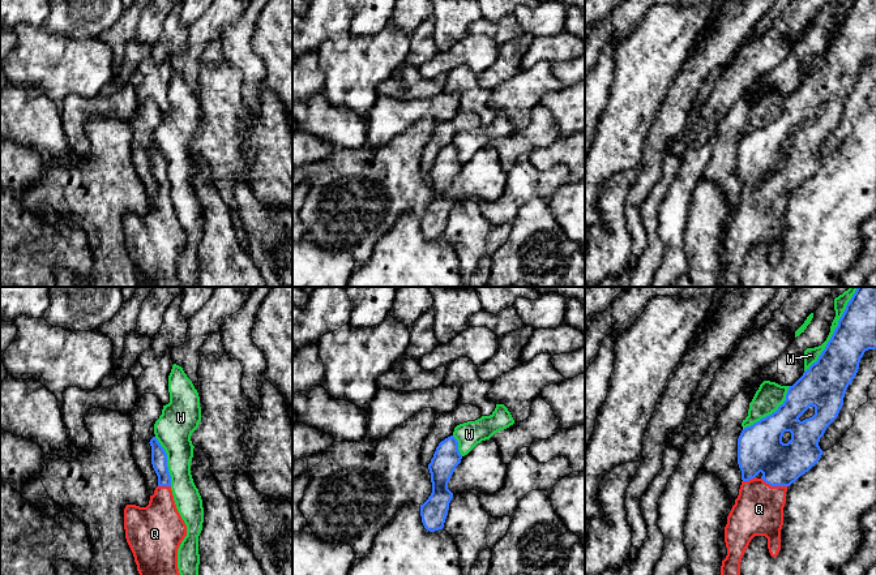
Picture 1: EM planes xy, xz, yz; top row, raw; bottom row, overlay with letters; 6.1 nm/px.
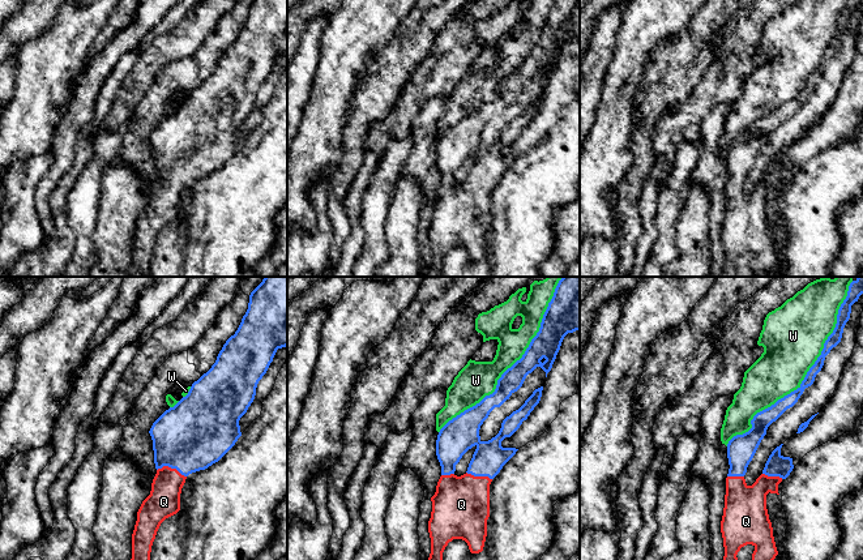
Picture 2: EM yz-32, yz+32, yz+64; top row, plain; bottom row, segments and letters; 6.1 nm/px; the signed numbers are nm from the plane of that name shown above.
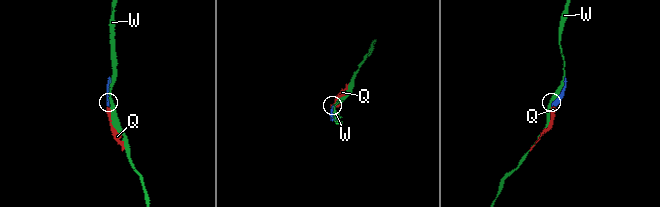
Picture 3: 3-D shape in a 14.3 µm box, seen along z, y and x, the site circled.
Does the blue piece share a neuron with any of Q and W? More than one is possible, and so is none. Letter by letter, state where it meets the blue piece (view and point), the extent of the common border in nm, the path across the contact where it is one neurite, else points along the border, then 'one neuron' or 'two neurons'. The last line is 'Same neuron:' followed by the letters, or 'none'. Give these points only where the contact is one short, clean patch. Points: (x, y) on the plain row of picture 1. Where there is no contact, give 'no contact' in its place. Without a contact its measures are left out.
Q: meets blue in yz at (774, 193); contact 170 nm long; runs through yz (760, 157), (774, 171), (774, 193), (760, 210), (759, 217); one neuron
W: meets blue in yz at (833, 41); contact 600 nm long; two neurons
Same neuron: Q

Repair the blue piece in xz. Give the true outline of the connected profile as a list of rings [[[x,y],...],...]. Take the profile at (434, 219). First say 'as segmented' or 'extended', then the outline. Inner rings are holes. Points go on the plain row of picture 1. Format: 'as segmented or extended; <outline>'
as segmented; [[[450,143],[439,151],[428,172],[432,201],[420,213],[420,224],[424,236],[430,240],[443,237],[444,235],[449,211],[453,206],[453,201],[448,197],[448,190],[456,175],[461,171],[461,167],[462,163],[458,159],[458,150]]]

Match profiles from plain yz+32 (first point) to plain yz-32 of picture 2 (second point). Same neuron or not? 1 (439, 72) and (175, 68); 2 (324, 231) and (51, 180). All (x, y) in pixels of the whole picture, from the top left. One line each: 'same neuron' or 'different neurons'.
1: different neurons
2: different neurons

